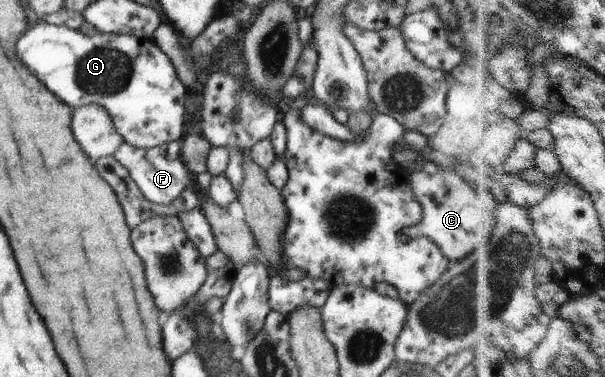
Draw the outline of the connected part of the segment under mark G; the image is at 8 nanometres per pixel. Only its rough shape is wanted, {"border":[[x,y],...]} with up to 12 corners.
{"border":[[30,26],[20,60],[126,144],[181,141],[186,86],[154,39]]}

